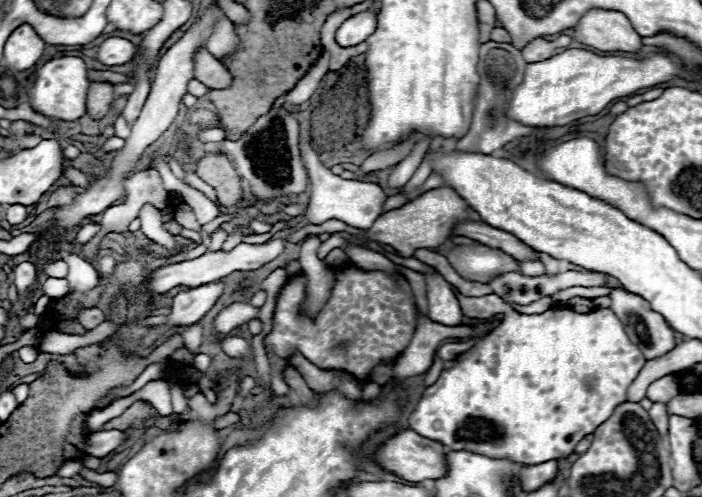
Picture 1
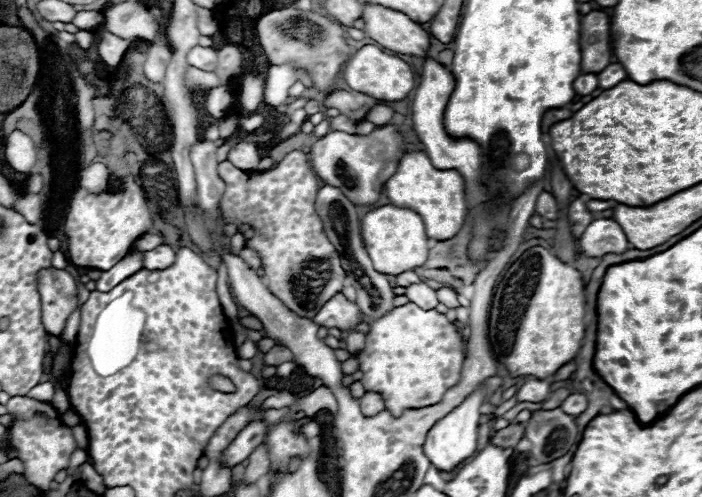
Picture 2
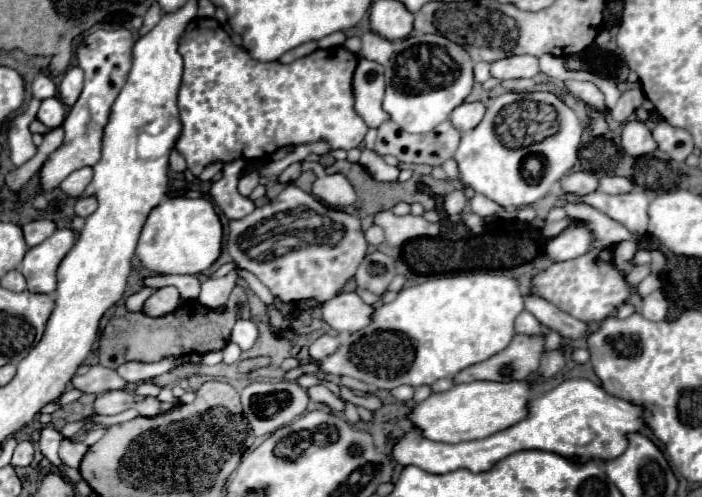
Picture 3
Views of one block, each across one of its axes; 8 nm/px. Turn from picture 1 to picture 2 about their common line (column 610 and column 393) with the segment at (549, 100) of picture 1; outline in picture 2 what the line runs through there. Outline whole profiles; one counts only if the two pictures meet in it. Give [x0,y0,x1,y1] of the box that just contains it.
[342,44,414,102]

